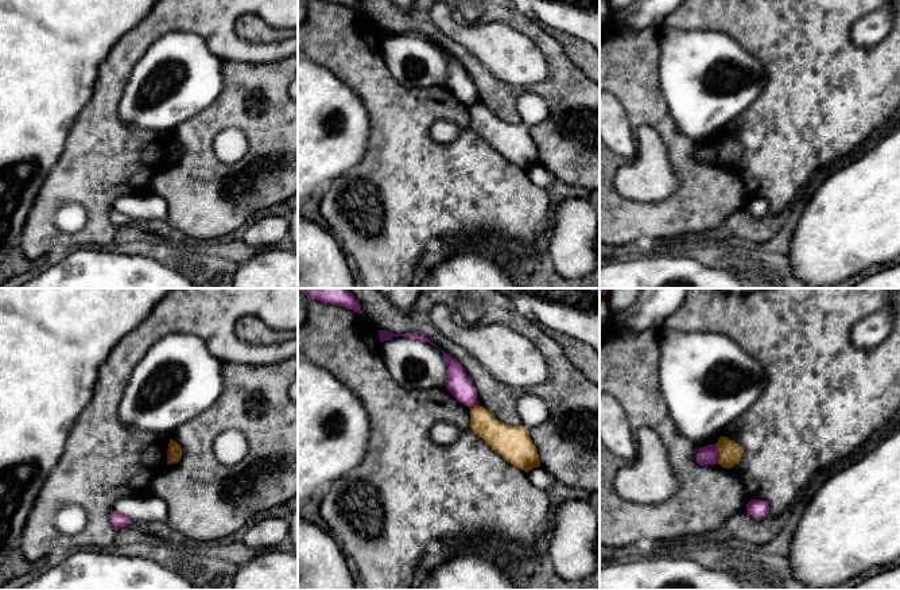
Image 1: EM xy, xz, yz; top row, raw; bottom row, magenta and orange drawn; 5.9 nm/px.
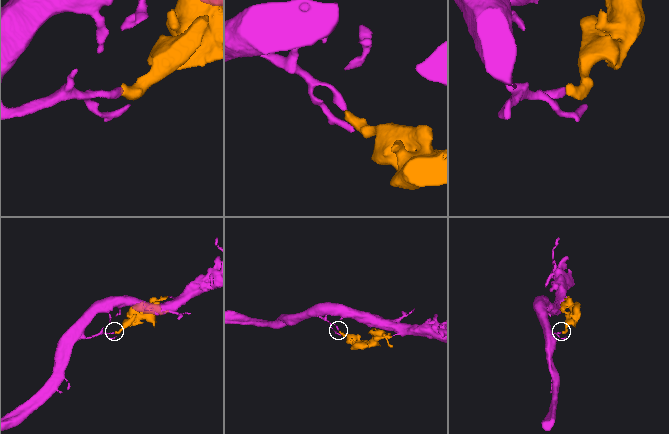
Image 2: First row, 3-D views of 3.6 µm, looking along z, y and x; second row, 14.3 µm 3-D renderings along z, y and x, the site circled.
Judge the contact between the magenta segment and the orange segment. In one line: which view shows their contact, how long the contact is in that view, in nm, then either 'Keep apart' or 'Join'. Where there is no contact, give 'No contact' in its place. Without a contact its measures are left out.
Touches magenta in yz. Shared border 110 nm. Keep apart

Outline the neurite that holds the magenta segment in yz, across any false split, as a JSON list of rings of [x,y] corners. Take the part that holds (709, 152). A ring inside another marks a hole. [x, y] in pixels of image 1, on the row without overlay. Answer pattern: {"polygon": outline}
{"polygon": [[[707,143],[701,145],[697,151],[697,160],[699,163],[715,163],[718,162],[718,147],[715,143]]]}

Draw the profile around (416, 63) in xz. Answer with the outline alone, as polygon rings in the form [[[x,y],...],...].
[[[399,34],[381,40],[380,48],[387,69],[403,86],[446,86],[449,65],[443,51],[434,43]]]

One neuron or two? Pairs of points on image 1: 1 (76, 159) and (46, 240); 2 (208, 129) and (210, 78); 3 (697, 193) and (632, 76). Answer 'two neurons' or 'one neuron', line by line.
1: one neuron
2: two neurons
3: one neuron

